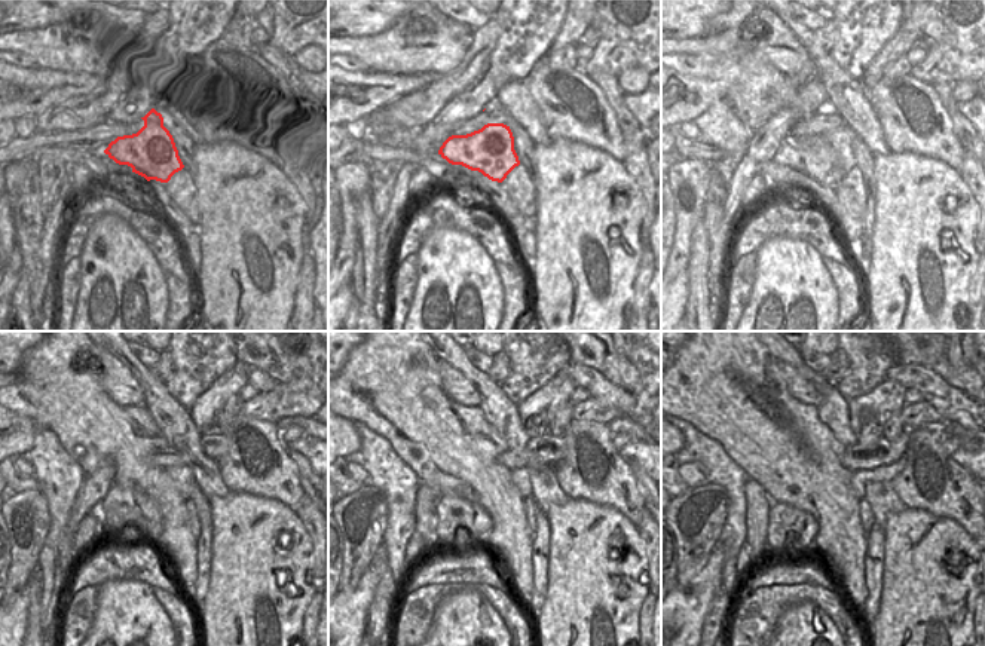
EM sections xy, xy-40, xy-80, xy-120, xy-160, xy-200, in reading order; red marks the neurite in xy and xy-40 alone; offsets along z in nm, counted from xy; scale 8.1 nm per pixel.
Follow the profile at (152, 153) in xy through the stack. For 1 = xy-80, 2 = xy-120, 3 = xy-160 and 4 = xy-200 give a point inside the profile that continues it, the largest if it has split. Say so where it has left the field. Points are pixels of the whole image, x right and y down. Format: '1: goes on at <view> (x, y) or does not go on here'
1: goes on at xy-80 (826, 158)
2: goes on at xy-120 (124, 507)
3: goes on at xy-160 (455, 516)
4: goes on at xy-200 (789, 529)

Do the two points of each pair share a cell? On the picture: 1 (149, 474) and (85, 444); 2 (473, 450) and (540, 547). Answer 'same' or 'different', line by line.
1: same
2: different

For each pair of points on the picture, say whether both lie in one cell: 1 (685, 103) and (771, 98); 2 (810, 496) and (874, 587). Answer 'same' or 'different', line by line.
1: different
2: different

